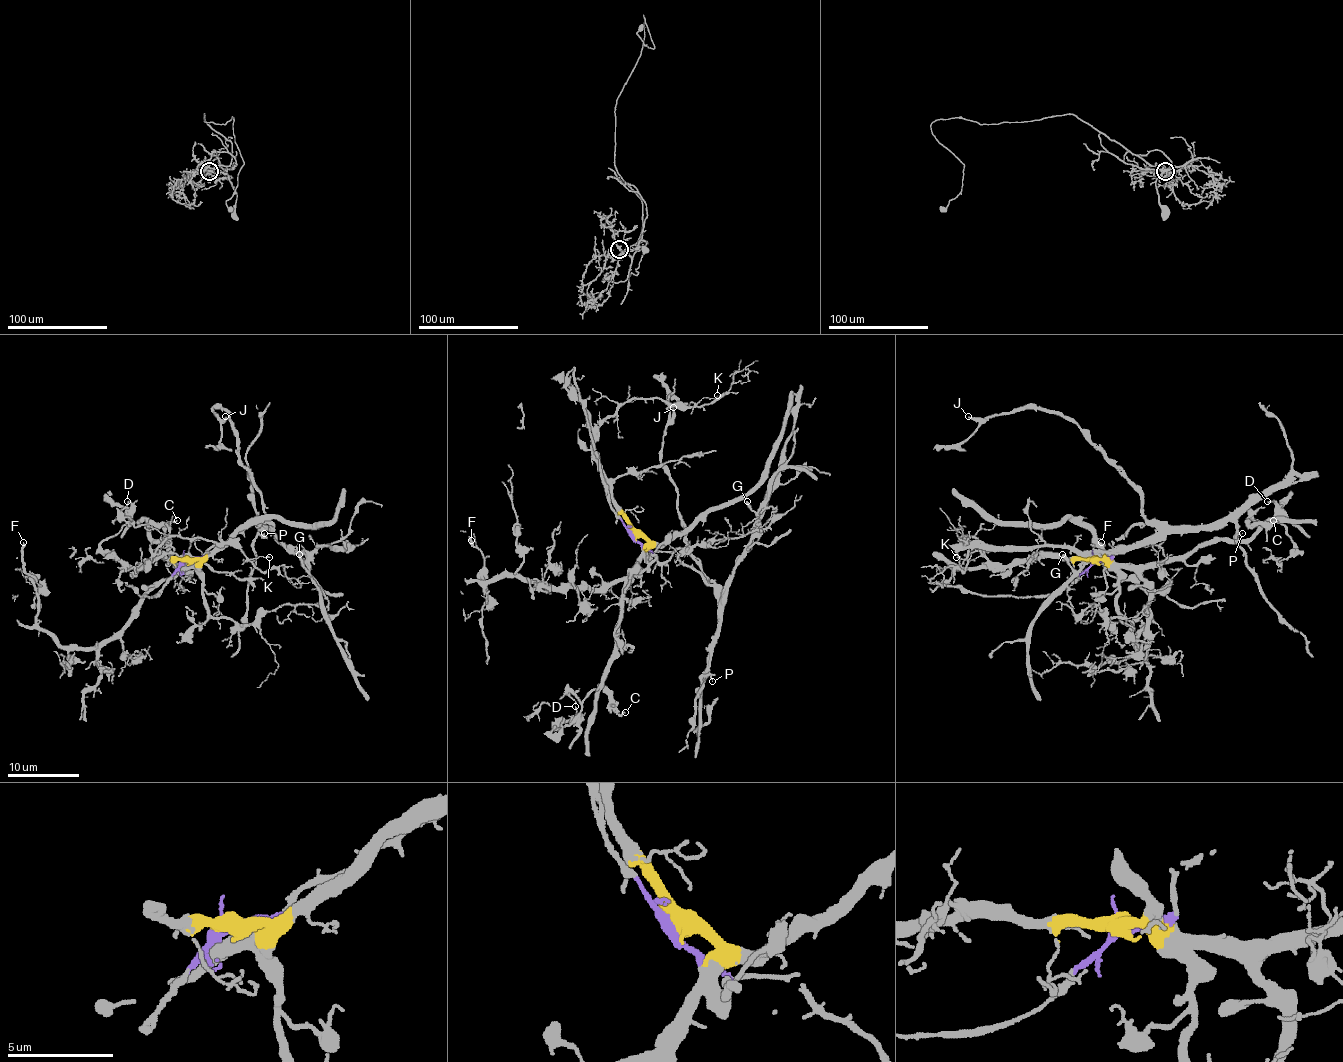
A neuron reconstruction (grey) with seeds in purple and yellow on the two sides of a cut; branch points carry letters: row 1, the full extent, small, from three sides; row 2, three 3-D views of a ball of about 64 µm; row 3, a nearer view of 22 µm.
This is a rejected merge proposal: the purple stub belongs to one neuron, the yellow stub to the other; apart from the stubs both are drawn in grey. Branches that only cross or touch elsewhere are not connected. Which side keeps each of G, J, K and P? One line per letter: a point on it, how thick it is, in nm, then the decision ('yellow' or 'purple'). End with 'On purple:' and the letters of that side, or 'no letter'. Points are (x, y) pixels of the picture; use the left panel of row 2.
G: place (299, 554); calibre 280 nm; purple
J: place (225, 416); calibre 200 nm; purple
K: place (269, 557); calibre 100 nm; yellow
P: place (264, 533); calibre 90 nm; purple
On purple: G, J, P

